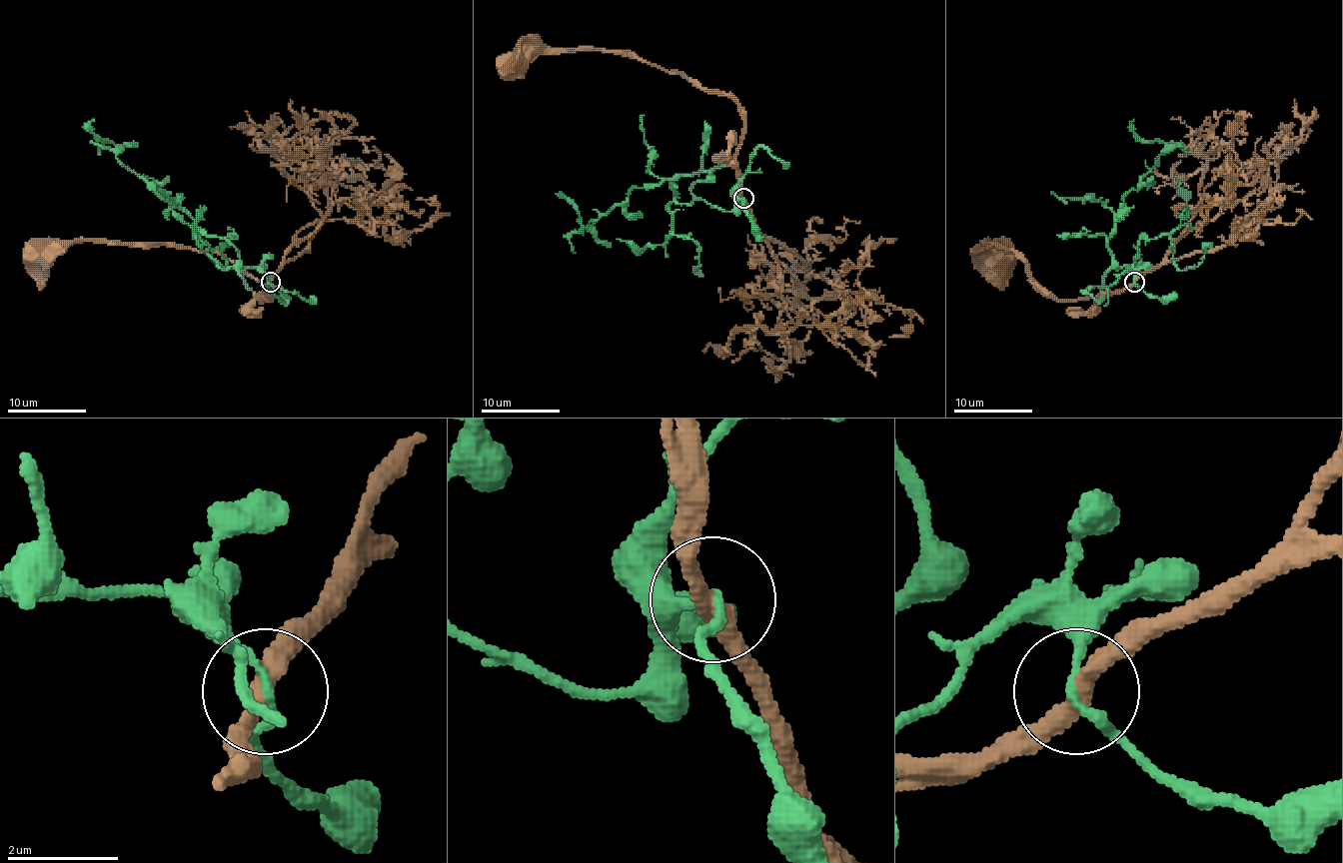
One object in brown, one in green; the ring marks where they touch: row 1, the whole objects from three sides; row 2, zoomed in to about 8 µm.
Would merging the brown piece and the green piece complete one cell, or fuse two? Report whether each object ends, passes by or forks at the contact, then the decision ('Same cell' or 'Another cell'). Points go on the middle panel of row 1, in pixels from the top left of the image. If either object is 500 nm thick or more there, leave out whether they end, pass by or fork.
At the ring brown passes by. At the ring green passes by. Same cell

